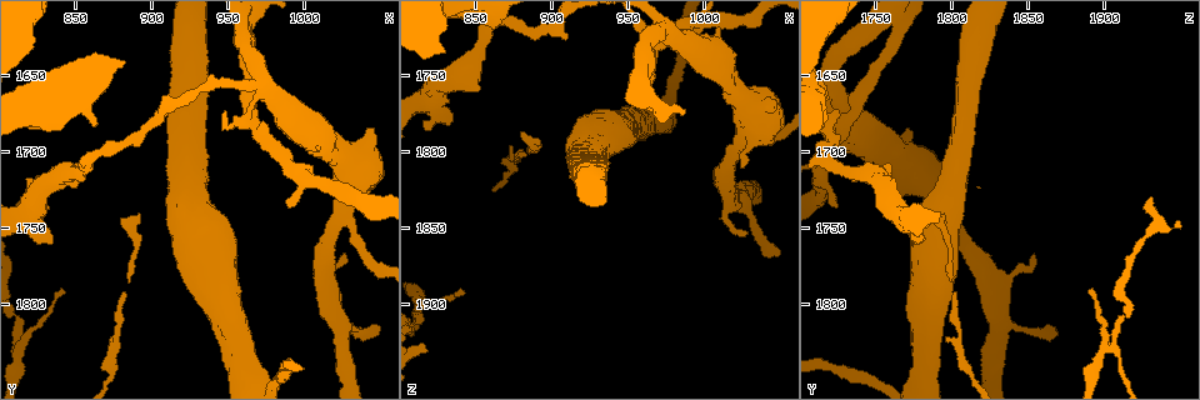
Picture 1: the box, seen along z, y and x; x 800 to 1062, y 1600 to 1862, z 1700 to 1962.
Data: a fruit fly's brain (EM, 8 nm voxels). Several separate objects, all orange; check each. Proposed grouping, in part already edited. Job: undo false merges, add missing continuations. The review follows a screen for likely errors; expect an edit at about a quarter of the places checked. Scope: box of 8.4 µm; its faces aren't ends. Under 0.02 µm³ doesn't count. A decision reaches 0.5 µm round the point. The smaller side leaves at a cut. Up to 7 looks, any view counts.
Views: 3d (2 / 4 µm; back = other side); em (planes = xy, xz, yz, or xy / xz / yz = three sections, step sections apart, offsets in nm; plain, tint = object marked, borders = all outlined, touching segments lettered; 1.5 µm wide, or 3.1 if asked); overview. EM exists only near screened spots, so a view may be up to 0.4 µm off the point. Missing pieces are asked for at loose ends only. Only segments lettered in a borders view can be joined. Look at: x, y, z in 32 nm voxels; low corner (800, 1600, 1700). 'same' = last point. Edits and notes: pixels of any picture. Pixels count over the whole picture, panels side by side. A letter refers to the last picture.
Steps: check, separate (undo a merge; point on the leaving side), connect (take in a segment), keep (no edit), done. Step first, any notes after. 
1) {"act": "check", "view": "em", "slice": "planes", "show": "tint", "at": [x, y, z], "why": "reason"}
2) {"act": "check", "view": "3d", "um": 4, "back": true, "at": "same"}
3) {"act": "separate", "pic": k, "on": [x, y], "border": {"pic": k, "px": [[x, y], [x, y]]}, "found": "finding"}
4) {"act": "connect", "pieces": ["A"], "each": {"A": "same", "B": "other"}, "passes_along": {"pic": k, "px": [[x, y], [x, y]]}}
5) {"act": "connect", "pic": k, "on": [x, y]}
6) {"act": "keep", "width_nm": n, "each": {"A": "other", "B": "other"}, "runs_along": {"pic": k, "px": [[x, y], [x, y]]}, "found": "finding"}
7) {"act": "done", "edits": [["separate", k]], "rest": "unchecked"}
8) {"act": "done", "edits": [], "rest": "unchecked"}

{"act": "check", "view": "em", "slice": "planes", "show": "borders", "at": [1044, 1686, 1770], "why": "thick end"}

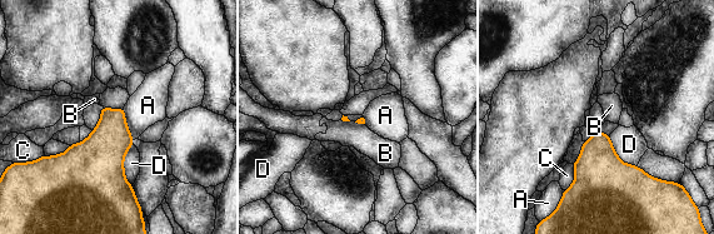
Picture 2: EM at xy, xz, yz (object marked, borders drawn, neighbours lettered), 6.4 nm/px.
{"act": "keep", "each": {"A": "other", "B": "other", "C": "other", "D": "other"}, "border": {"pic": 2, "px": [[123, 108], [126, 127], [134, 139]]}, "found": "none of them fits"}

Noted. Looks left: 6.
{"act": "check", "view": "em", "slice": "planes", "show": "borders", "at": [966, 1680, 1728], "why": "three arms meet"}

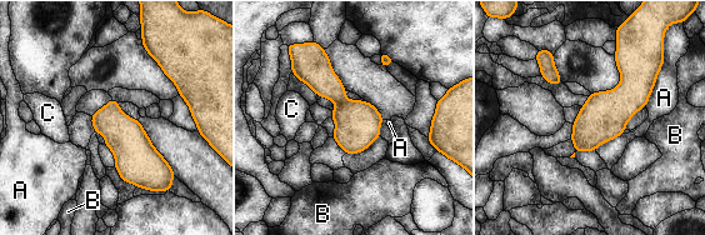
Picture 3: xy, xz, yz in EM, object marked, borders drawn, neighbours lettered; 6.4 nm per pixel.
{"act": "separate", "pic": 3, "on": [358, 123], "each": {"A": "other", "B": "other", "C": "other"}, "border": {"pic": 3, "px": [[345, 99], [339, 104]]}, "found": "two cells meet here"}

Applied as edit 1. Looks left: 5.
{"act": "check", "view": "overview"}

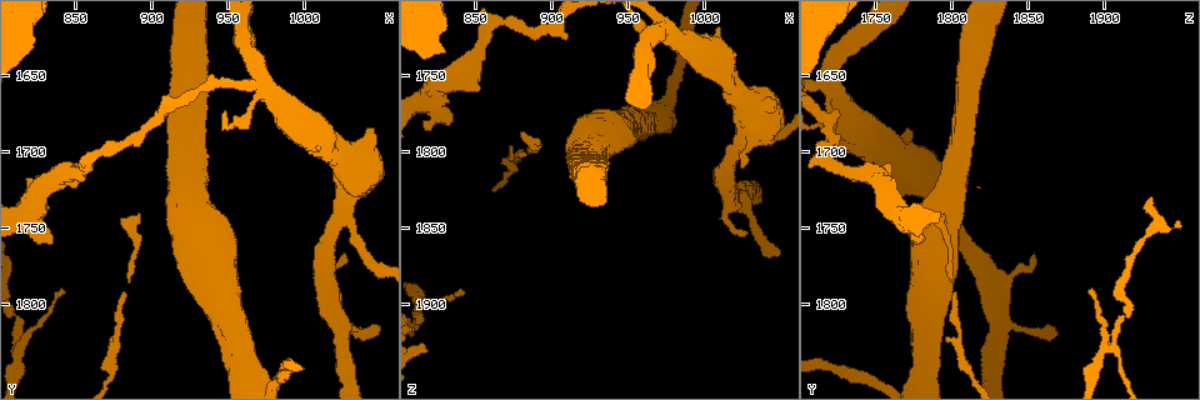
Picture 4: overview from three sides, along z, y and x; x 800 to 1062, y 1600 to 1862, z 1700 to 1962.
{"act": "check", "view": "em", "slice": "planes", "show": "borders", "at": [842, 1790, 1892], "why": "branch stops here"}

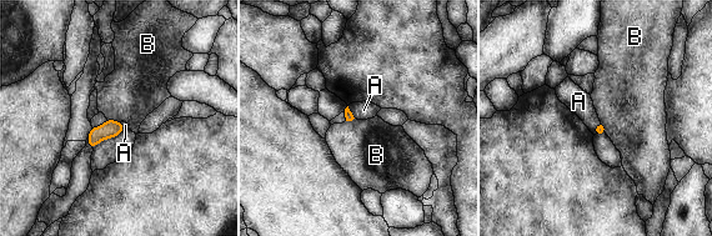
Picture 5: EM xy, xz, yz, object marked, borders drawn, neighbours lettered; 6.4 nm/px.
{"act": "connect", "pieces": ["A"], "each": {"A": "same", "B": "other"}, "passes_along": {"pic": 5, "px": [[600, 129], [596, 127], [578, 101]]}, "found": "the cell continues"}

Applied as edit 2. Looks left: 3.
{"act": "done", "edits": [["separate", 3], ["connect", 5]], "rest": "unchecked"}

